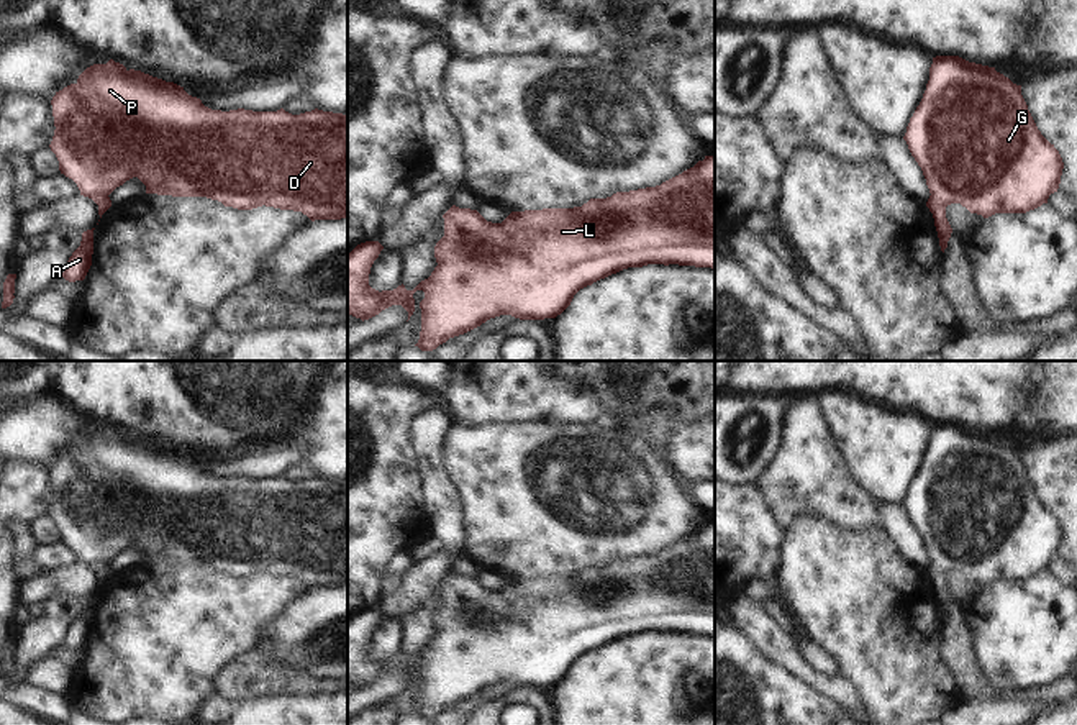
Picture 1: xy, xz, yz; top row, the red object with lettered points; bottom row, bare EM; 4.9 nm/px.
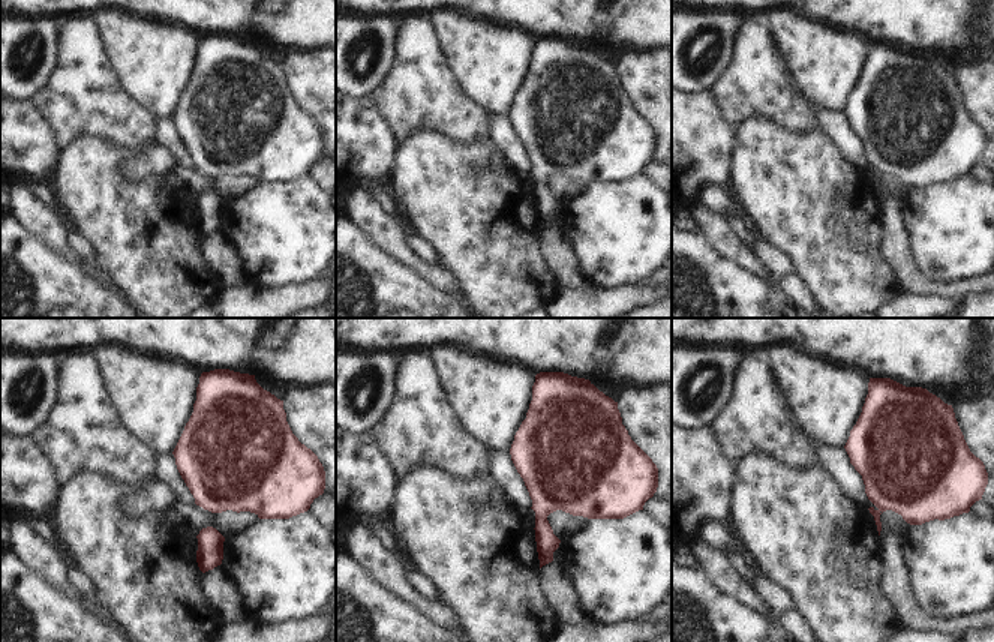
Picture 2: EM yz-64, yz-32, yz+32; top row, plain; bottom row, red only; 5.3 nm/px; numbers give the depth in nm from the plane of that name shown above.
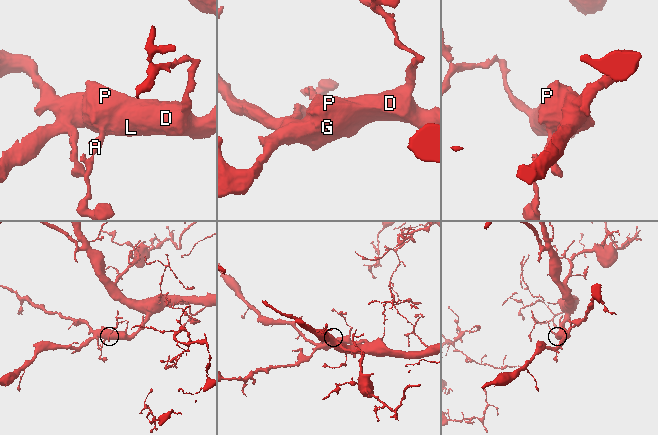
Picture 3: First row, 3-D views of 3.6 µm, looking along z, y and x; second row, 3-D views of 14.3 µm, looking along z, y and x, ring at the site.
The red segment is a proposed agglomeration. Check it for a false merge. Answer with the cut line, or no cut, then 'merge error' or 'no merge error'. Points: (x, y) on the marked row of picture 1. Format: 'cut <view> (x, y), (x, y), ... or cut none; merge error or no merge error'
cut none; no merge error

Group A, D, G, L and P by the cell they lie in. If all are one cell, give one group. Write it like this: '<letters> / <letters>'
A D G L P

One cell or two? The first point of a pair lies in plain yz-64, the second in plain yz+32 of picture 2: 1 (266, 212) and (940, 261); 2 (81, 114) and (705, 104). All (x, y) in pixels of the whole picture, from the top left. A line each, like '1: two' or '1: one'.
1: one
2: two

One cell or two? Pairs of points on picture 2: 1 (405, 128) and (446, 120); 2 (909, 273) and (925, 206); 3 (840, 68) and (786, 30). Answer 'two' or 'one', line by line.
1: one
2: two
3: one

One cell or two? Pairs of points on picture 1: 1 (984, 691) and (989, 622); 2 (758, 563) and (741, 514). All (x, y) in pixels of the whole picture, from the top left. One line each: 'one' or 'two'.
1: two
2: one

